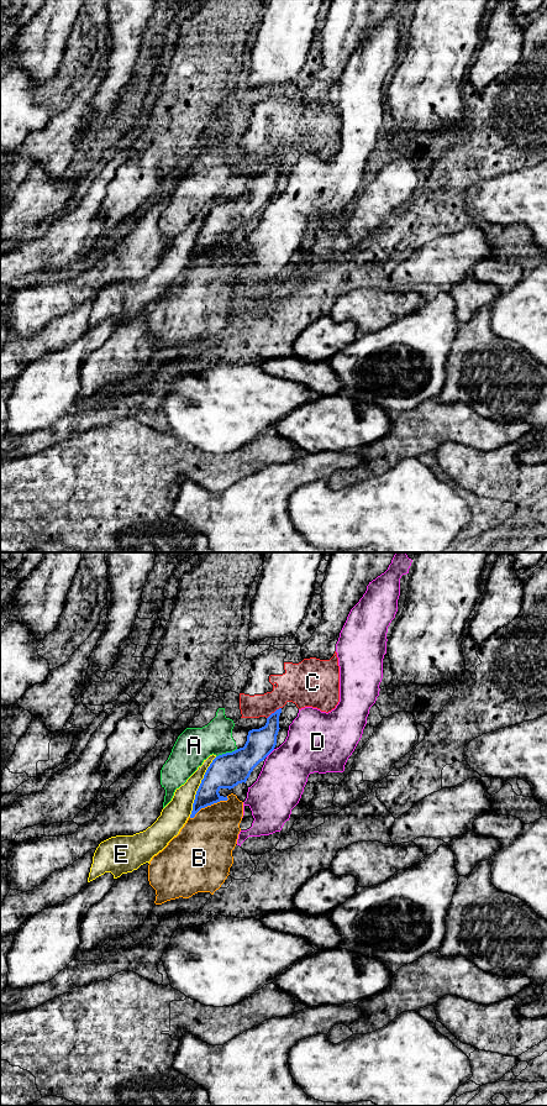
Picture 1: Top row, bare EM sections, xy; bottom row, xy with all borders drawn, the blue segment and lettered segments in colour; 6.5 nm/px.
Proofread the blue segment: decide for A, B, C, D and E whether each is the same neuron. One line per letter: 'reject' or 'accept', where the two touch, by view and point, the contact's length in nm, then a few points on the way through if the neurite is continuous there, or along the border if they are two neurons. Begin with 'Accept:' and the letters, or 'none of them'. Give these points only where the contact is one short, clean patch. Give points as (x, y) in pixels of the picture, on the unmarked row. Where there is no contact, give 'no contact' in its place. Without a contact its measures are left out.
Accept: none of them
A: reject; contact xy (226, 199); length 150 nm
B: reject; contact xy (209, 251); length 300 nm
C: reject; contact xy (274, 158); length 120 nm; border xy (280, 153), (267, 164)
D: reject; contact xy (269, 199); length 80 nm
E: reject; contact xy (199, 232); length 440 nm

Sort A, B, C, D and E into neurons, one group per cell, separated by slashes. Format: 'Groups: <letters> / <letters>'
Groups: A / B / C / D / E

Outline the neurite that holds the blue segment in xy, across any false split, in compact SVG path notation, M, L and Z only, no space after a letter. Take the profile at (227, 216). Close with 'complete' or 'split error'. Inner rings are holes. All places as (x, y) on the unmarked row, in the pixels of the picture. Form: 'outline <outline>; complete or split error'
outline M282 154L267 164L264 173L248 178L243 194L216 203L207 214L196 237L190 264L207 252L227 247L219 240L221 235L233 235L247 227L253 215L275 194Z; complete

